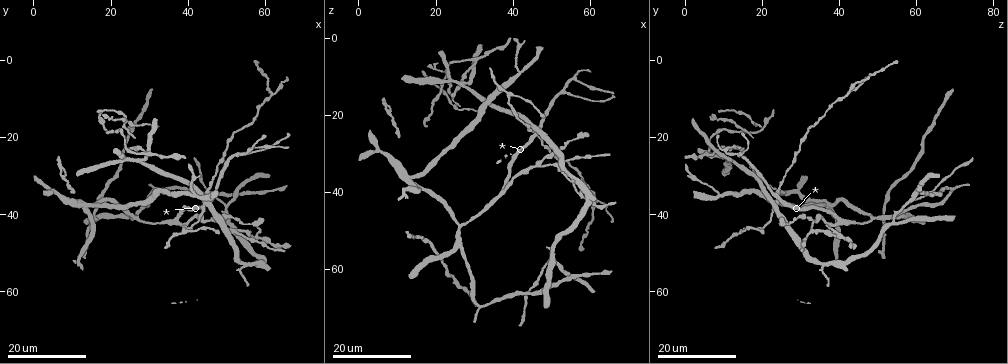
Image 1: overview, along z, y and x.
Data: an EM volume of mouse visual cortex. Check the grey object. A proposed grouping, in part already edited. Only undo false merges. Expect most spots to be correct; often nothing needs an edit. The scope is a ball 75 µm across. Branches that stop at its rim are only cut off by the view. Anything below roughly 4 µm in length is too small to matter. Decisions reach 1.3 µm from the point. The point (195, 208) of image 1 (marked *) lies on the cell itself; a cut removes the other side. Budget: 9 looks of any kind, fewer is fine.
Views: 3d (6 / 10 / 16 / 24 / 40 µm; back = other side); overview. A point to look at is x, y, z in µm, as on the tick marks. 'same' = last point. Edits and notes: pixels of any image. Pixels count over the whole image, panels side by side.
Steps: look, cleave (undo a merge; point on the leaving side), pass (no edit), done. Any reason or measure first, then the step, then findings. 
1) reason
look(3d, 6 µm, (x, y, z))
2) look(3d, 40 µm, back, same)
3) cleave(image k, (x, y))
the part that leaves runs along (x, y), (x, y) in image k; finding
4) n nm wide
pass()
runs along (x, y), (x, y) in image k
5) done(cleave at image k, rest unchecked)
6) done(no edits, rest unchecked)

three arms meet
look(3d, 24 µm, (42.0, 35.0, 9.5))

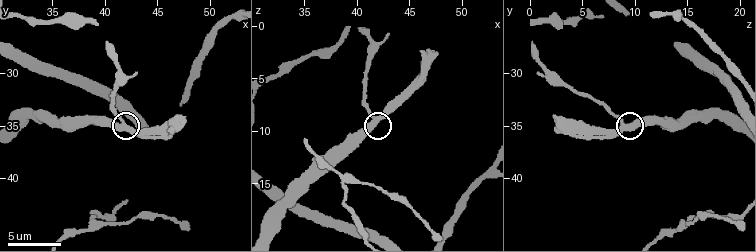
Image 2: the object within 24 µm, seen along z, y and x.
zoom in
look(3d, 6 µm, (41.8, 34.8, 9.0))

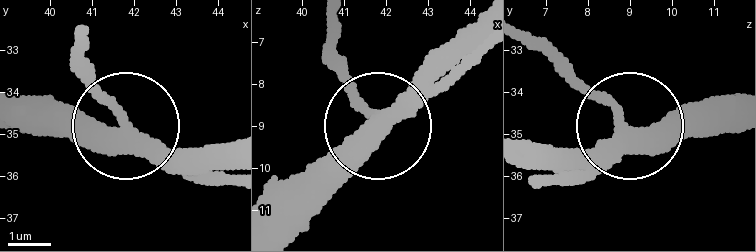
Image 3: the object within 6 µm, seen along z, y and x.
330 nm wide
pass()
runs along (278, 221), (435, 63) in image 3; continuous, no second cell

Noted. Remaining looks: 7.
look(3d, 16 µm, (54.5, 53.0, 35.5))

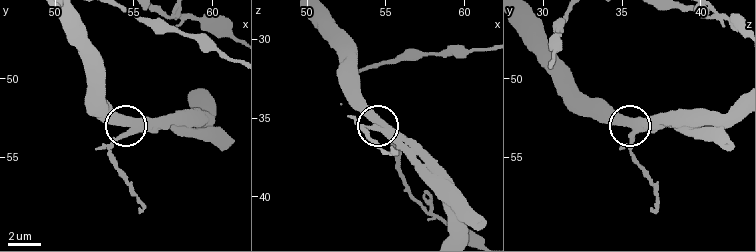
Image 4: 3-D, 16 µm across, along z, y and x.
look(3d, 10 µm, (54.5, 53.6, 35.7))

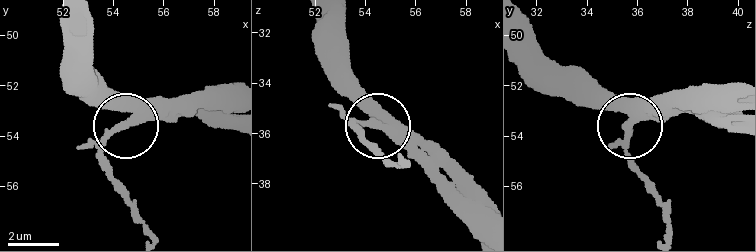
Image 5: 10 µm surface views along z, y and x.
360 nm wide
pass()
one cell here

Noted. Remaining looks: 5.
three arms meet
look(3d, 16 µm, (58.0, 46.0, 41.0))

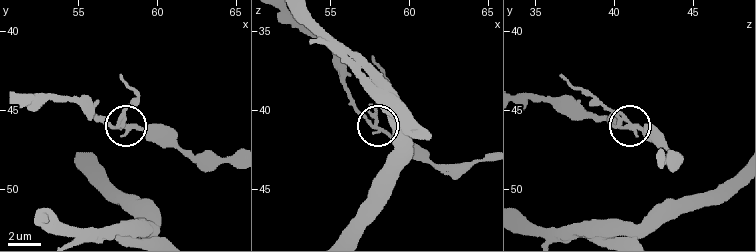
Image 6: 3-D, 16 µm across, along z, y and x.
look(3d, 10 µm, (57.9, 45.8, 41.0))

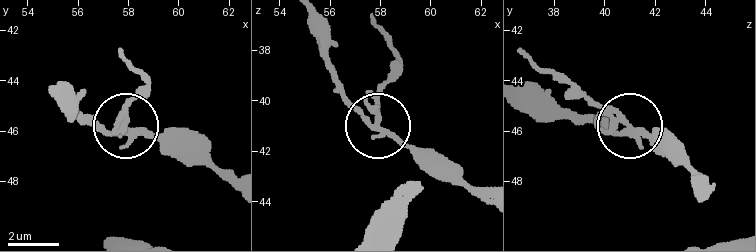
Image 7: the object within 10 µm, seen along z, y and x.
look(3d, 6 µm, (57.9, 45.9, 40.9))

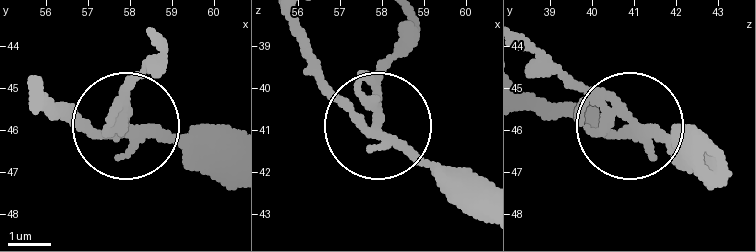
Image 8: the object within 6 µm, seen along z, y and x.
240 nm wide
pass()
runs along (286, 21), (311, 64), (372, 121), (379, 74), (415, 35) in image 8; one cell here

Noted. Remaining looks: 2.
small branch off a trunk
look(3d, 24 µm, (56.0, 23.0, 10.5))

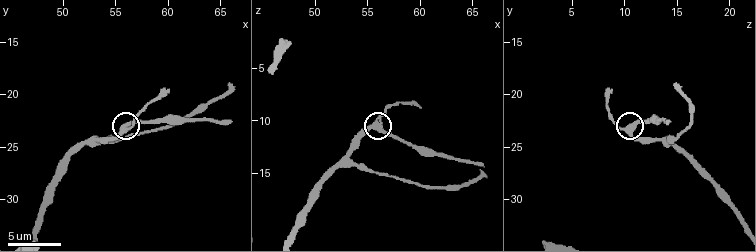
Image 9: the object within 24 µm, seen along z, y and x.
closer look
look(3d, 10 µm, (56.0, 23.2, 10.6))

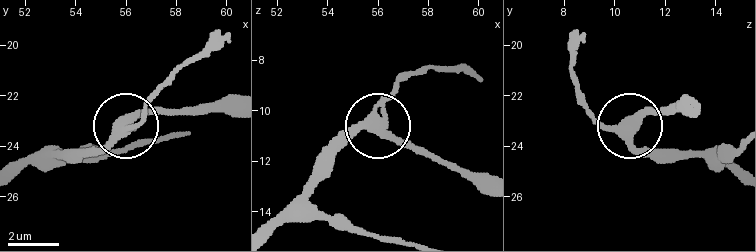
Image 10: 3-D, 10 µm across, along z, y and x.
3 arms
pass()
runs along (269, 226), (353, 136), (377, 123), (381, 104), (403, 73) in image 10; continuous, no second cell

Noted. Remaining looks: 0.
done(no edits, rest unchecked)

